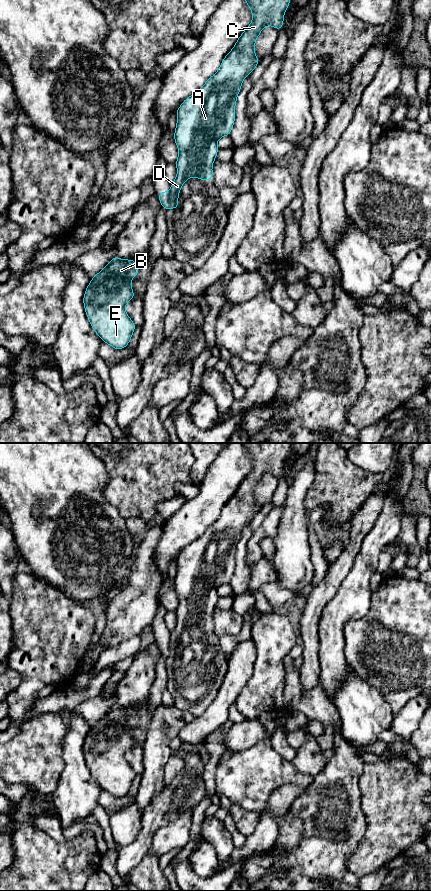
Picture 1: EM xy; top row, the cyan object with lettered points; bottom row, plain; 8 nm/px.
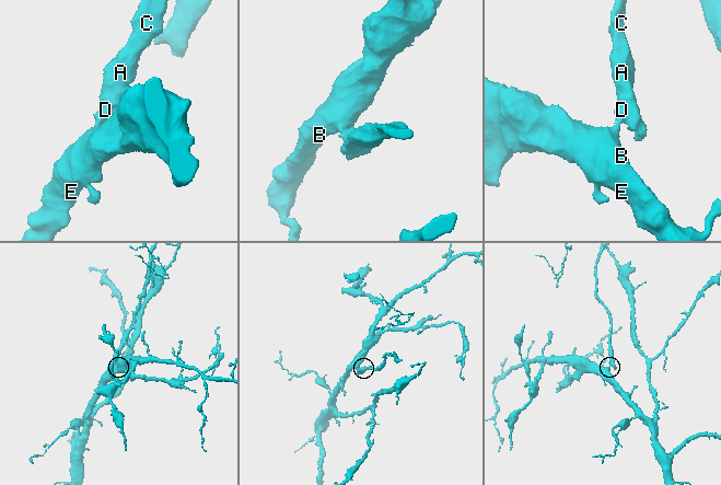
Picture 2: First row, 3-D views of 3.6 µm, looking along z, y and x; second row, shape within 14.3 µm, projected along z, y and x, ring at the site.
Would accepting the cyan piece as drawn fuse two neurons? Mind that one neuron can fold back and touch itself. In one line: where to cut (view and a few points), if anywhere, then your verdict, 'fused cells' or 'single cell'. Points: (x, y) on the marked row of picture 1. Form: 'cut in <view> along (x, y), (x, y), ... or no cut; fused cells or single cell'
cut in xy along (168, 194), (170, 207); fused cells

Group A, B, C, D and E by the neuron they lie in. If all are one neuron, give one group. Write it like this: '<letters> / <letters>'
A C D / B E

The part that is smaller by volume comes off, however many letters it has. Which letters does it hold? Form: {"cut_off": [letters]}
{"cut_off": ["A", "C", "D"]}

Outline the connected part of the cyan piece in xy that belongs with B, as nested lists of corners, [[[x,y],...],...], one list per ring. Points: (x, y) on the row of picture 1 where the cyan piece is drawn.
[[[117,255],[94,277],[91,278],[83,296],[83,305],[86,316],[99,338],[116,350],[128,346],[134,330],[135,323],[125,312],[125,305],[135,298],[131,287],[131,280],[139,273],[135,260],[123,260]]]

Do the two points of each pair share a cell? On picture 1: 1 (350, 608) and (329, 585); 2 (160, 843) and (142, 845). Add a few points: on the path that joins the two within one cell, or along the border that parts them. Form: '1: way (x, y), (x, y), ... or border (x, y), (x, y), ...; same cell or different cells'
1: border (349, 572), (335, 595), (325, 606), (323, 612); different cells
2: border (165, 825), (156, 831), (152, 844), (146, 853); different cells

